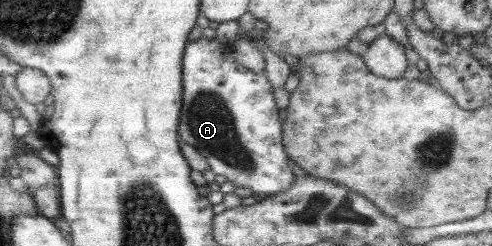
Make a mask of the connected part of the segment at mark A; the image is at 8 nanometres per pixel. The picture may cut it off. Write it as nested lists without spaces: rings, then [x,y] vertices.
[[[201,38],[188,42],[182,50],[181,108],[176,135],[193,147],[207,161],[214,175],[222,175],[235,187],[247,187],[254,198],[263,198],[288,189],[294,175],[286,162],[281,144],[282,118],[274,104],[271,85],[263,72],[244,69],[232,58],[232,46]]]

